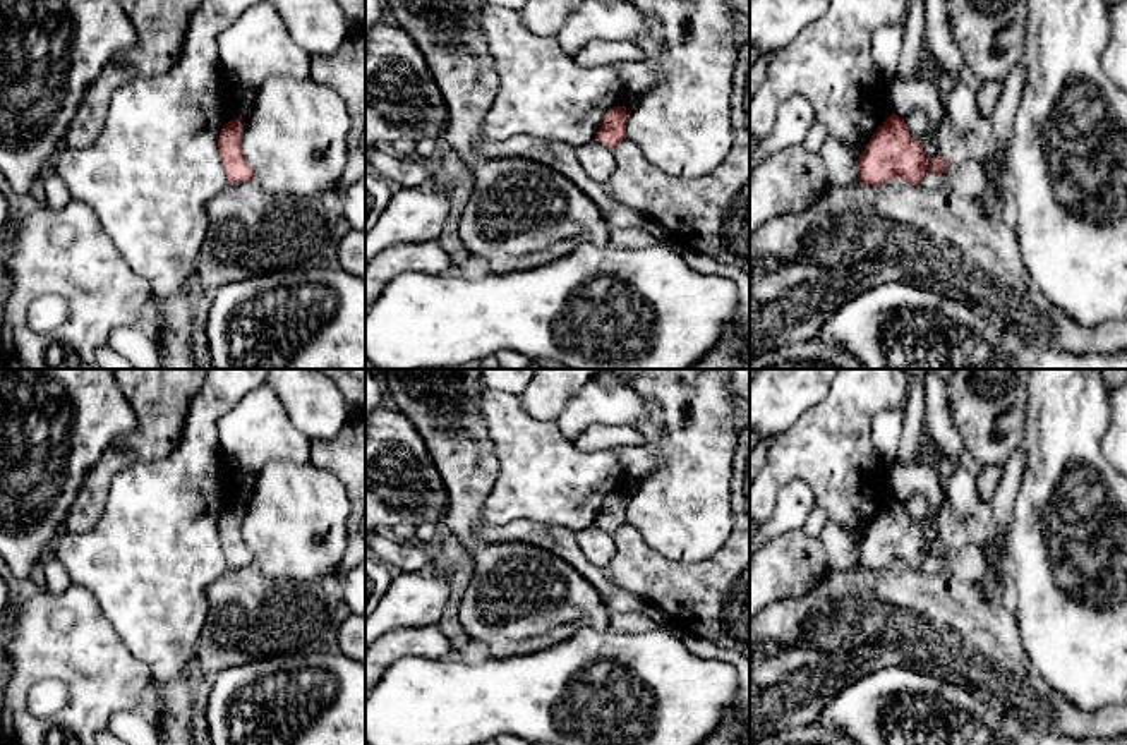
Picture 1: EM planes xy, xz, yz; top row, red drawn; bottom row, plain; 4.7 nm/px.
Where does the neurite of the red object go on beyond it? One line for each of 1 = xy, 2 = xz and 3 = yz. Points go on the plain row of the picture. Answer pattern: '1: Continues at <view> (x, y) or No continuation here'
1: No continuation here
2: No continuation here
3: No continuation here

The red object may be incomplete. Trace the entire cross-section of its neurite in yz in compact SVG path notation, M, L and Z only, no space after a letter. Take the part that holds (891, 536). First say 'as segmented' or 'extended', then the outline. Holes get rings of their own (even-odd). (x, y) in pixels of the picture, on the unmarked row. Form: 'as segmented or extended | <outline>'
as segmented | M892 498L859 539L856 566L878 570L901 561L907 568L919 568L926 554L940 561L949 551L938 539L926 546L919 525L909 518L904 503Z

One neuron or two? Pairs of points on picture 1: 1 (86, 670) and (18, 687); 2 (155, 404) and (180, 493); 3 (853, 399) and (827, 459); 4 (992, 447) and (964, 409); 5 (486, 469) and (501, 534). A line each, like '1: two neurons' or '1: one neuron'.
1: one neuron
2: two neurons
3: one neuron
4: one neuron
5: two neurons

